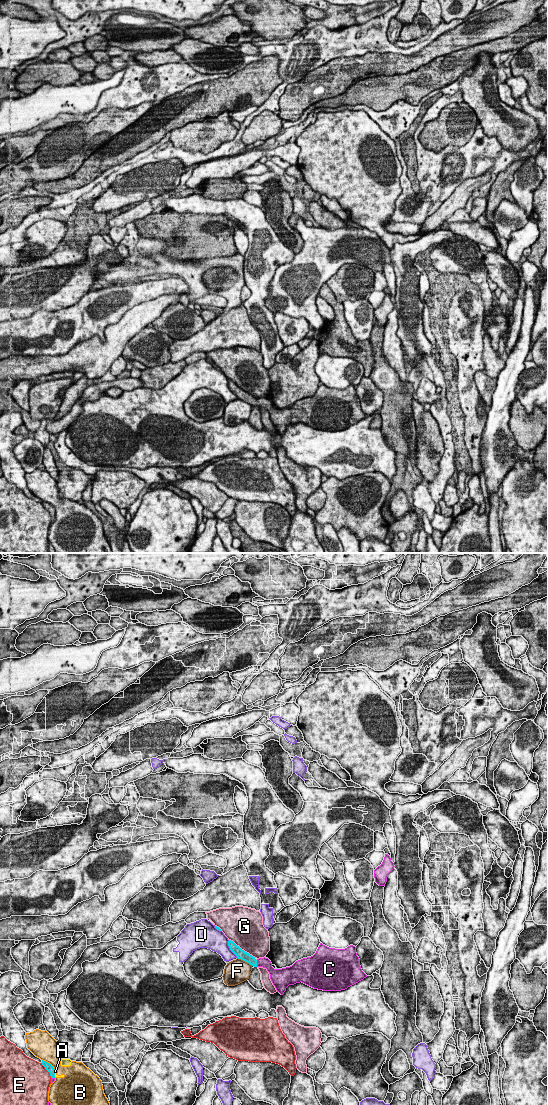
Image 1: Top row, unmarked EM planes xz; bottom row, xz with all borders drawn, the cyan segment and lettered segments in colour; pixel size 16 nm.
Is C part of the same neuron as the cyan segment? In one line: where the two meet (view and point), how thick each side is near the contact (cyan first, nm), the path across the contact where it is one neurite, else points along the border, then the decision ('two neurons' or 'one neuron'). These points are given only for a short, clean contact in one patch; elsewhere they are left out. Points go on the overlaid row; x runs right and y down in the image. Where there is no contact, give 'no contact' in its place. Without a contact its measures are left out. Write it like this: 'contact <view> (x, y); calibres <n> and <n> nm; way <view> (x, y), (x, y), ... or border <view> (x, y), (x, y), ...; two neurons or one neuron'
contact xz (256, 963); calibres 140 and 160 nm; one neuron

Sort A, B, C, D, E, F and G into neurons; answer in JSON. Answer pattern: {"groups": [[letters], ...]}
{"groups": [["A", "B"], ["C"], ["D"], ["E"], ["F"], ["G"]]}

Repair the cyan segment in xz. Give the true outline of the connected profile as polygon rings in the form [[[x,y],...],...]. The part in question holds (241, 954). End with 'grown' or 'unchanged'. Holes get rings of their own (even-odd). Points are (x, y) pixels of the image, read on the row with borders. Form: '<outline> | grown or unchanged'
[[[228,941],[230,950],[254,967],[266,968],[277,992],[284,994],[289,985],[304,983],[323,991],[341,991],[367,977],[360,966],[360,959],[353,945],[345,949],[329,948],[320,943],[316,953],[296,961],[292,966],[274,969],[268,958],[255,959],[233,941]]] | grown

